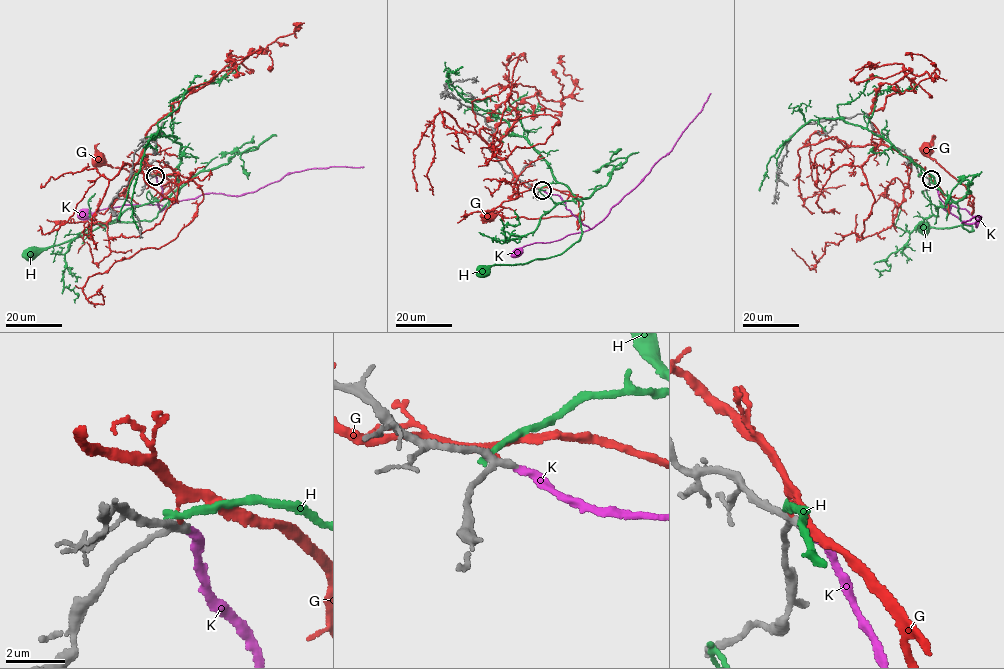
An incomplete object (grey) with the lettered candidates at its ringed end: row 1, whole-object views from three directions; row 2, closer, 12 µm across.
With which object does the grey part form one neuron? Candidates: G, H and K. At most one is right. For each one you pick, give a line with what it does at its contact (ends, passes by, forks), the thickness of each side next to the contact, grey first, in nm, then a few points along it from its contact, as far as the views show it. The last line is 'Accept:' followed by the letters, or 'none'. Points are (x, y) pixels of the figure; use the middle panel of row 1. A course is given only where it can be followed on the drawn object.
K: it ends | 200/220 nm | via (542, 189), (560, 197), (569, 210), (590, 228), (554, 241), (527, 244), (519, 252)
Accept: K

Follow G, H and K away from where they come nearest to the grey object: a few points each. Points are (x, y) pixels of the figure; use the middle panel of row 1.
G: (540, 189), (568, 191), (578, 202), (578, 228), (577, 214), (530, 218), (485, 215)
H: (539, 189), (563, 183), (583, 202), (581, 237), (557, 255), (490, 266), (486, 275), (482, 273)
K: (542, 189), (560, 197), (569, 210), (590, 228), (554, 241), (527, 244), (519, 252)

